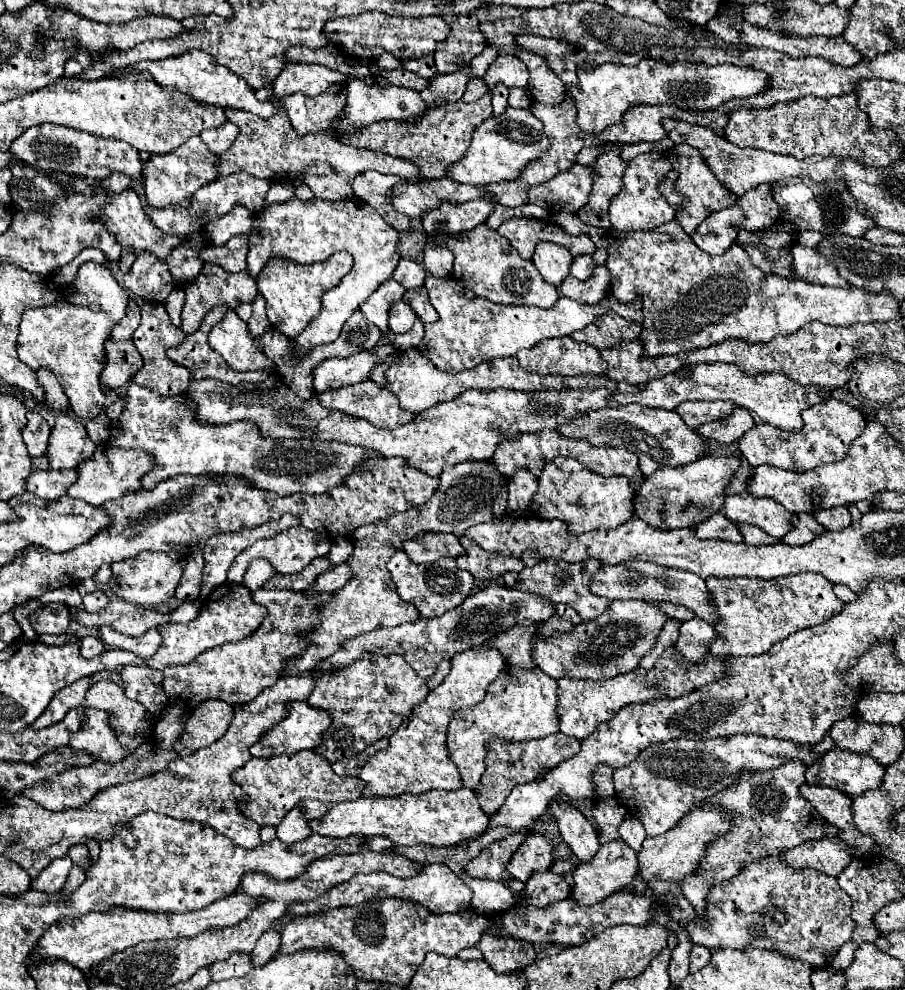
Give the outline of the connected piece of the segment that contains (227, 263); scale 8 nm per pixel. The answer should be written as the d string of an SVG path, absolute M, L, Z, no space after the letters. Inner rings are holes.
M236 236L226 242L226 246L206 246L200 252L202 262L212 262L226 272L244 272L248 254L248 236Z

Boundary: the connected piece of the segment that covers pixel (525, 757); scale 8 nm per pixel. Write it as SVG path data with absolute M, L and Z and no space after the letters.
M552 734L548 738L540 738L540 740L528 740L528 742L516 742L512 746L508 746L508 742L492 742L490 750L488 750L488 764L486 764L486 772L476 788L476 796L480 800L480 806L486 814L494 814L506 800L506 796L510 794L510 790L518 784L526 784L532 782L540 772L550 770L554 766L558 766L560 762L572 758L576 754L576 750L580 750L580 742L576 742L574 738L564 738L564 734Z

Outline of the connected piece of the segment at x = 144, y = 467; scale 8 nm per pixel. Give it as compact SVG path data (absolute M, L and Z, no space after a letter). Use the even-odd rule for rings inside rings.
M102 444L96 448L96 454L88 460L84 460L78 466L78 480L72 488L68 488L68 496L86 500L92 506L102 506L108 500L122 498L126 492L138 492L142 490L142 476L148 474L154 466L154 456L142 450L132 448L118 448L110 444Z

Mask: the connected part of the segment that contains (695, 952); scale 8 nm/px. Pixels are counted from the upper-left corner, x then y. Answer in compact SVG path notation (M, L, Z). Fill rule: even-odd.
M694 944L692 952L690 952L690 972L698 972L708 962L710 962L710 950Z

